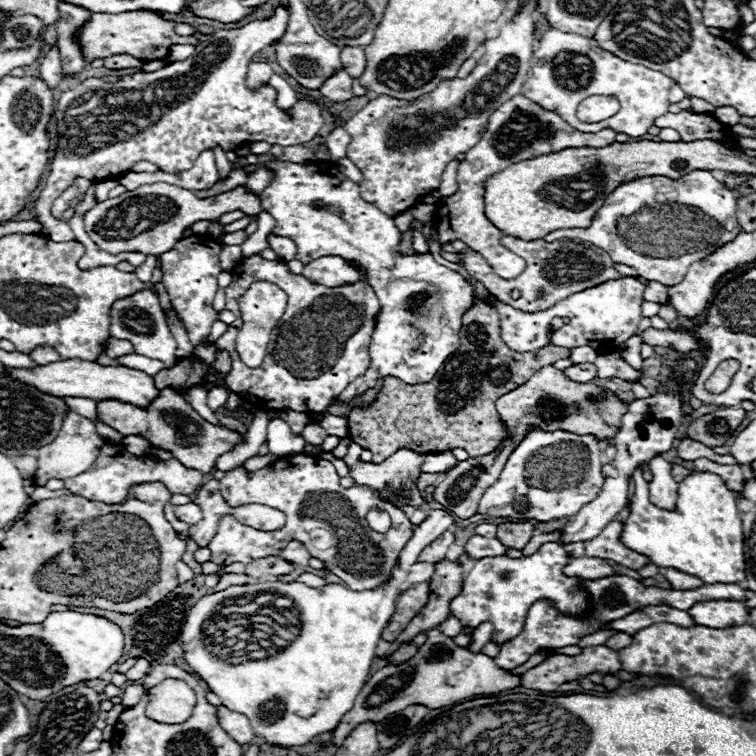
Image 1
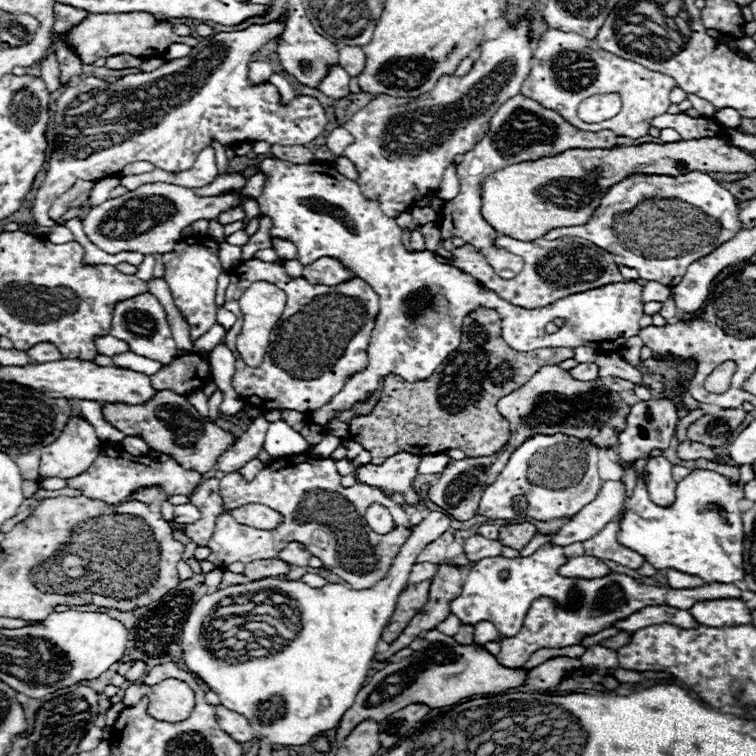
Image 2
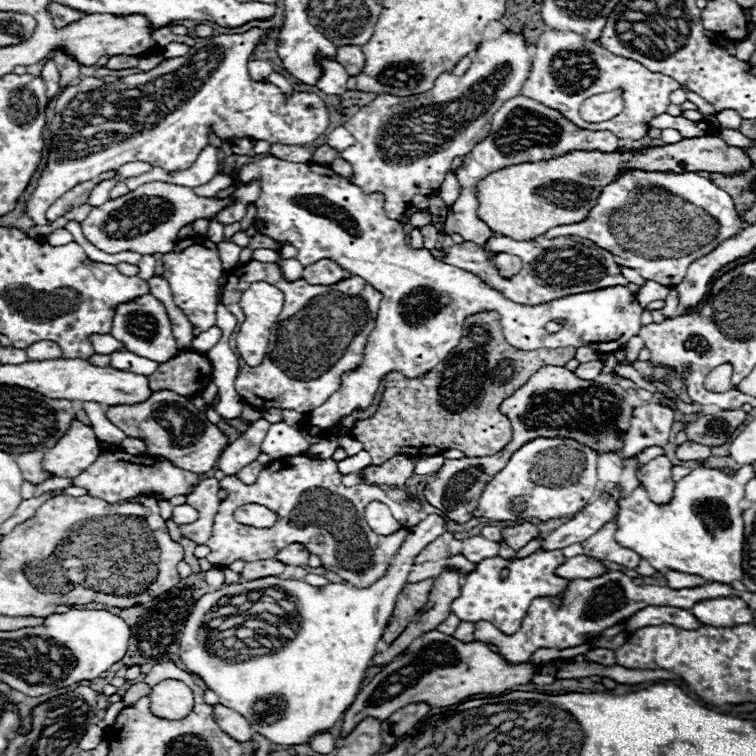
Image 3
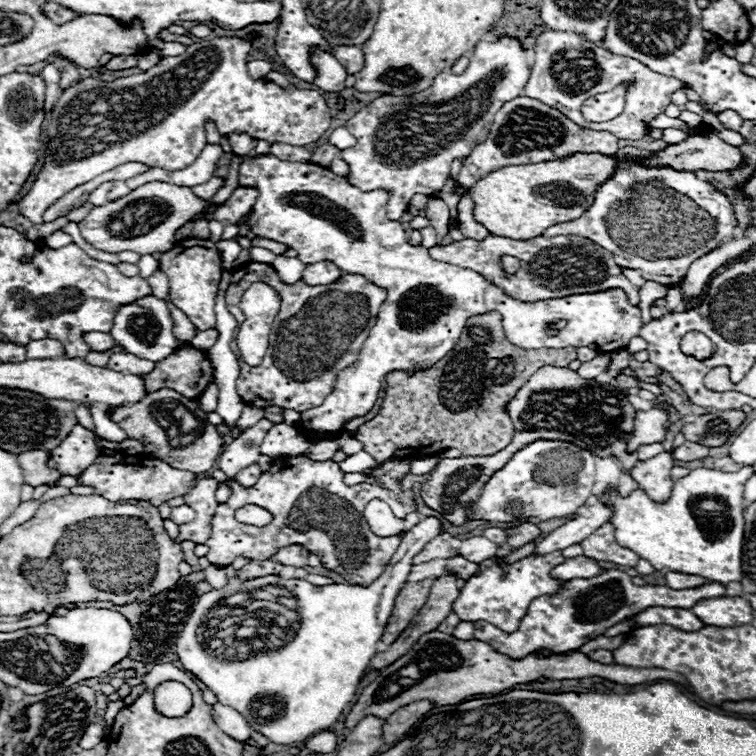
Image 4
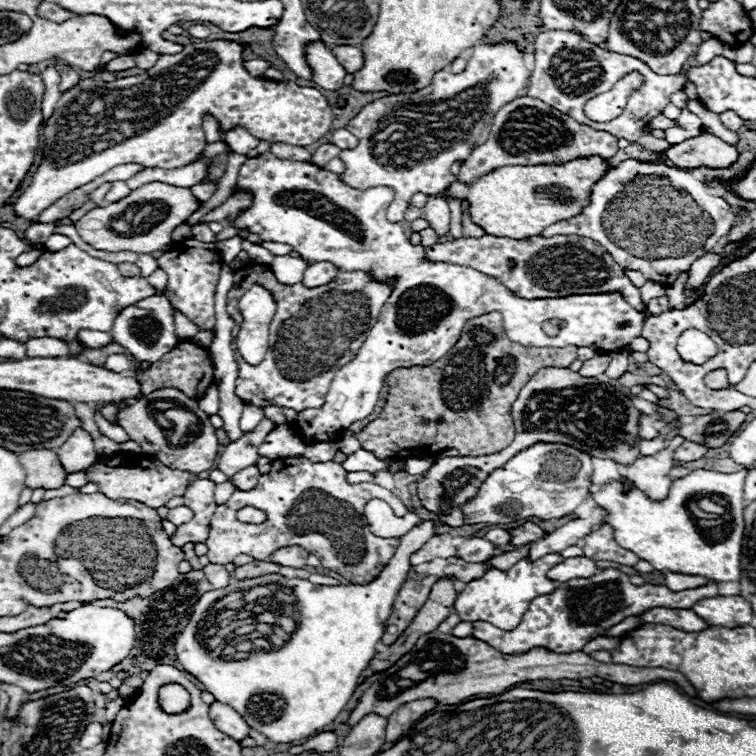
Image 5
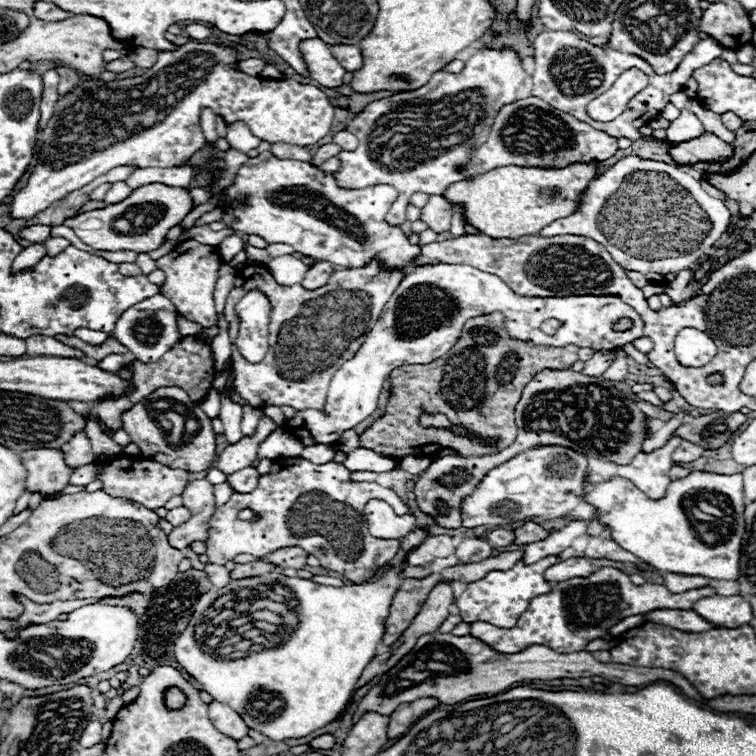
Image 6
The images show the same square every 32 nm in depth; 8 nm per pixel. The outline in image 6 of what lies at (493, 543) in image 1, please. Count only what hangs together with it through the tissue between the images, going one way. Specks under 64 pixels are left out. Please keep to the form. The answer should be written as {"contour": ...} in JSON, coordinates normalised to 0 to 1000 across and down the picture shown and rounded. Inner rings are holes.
{"contour":[[[614,712],[603,725],[603,738],[611,743],[635,743],[648,735],[651,725],[643,714],[635,712]]]}

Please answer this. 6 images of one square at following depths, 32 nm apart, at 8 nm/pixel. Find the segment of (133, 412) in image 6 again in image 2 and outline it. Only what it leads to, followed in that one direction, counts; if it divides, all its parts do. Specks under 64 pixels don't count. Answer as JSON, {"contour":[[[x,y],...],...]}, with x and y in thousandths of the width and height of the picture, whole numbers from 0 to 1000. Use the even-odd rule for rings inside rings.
{"contour":[[[212,516],[196,534],[140,534],[138,537],[138,553],[153,563],[167,577],[185,577],[193,582],[196,593],[212,601],[222,601],[228,608],[233,608],[241,619],[257,622],[257,624],[275,624],[286,616],[286,608],[291,601],[296,601],[307,587],[307,574],[288,566],[283,558],[272,556],[243,524],[228,519],[228,516]]]}

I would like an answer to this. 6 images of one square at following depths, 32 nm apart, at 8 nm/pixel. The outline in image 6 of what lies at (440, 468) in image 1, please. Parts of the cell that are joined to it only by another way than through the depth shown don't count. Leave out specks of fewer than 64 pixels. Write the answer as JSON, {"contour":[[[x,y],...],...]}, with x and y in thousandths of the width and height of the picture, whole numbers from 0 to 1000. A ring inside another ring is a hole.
{"contour":[[[537,603],[526,608],[526,616],[540,624],[540,627],[556,627],[558,622],[563,622],[569,616],[569,606],[550,606],[550,603]]]}

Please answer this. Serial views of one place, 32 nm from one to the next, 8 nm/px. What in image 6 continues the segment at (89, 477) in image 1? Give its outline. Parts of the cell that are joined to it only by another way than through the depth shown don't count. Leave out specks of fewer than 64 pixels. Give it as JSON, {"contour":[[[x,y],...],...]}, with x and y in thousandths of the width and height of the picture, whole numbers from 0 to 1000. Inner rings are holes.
{"contour":[[[153,603],[151,608],[140,611],[135,619],[135,627],[130,630],[138,638],[138,648],[148,651],[148,656],[172,659],[198,675],[212,672],[222,664],[222,659],[235,656],[243,648],[243,640],[249,638],[246,622],[228,622],[212,611],[193,608],[193,606],[175,606],[175,603]]]}

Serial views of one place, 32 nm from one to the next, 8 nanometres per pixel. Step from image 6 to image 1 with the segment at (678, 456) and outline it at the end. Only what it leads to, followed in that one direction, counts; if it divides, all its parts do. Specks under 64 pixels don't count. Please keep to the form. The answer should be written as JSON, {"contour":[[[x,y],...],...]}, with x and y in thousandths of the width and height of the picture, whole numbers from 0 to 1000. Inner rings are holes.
{"contour":[[[905,579],[899,587],[897,587],[897,603],[902,608],[923,608],[923,606],[937,606],[937,608],[947,608],[950,614],[974,614],[974,608],[960,601],[960,603],[952,603],[947,601],[939,590],[929,587],[929,585],[918,585],[913,579]]]}

